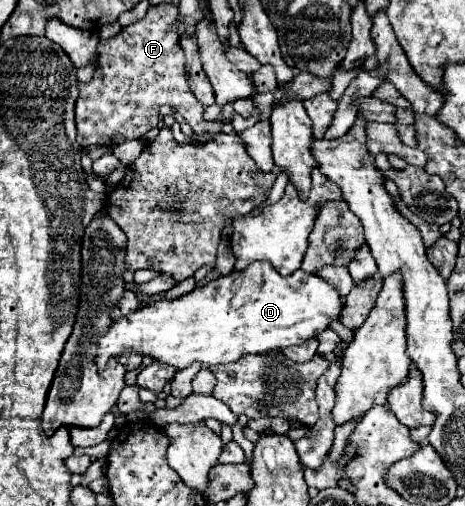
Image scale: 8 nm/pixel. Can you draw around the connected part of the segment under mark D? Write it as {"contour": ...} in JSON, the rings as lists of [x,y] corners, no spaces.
{"contour":[[[254,261],[244,271],[232,271],[226,277],[218,277],[206,287],[194,289],[180,299],[140,307],[132,315],[118,319],[116,323],[112,323],[110,331],[102,339],[98,339],[96,365],[98,371],[102,371],[110,357],[118,357],[126,349],[150,355],[156,361],[174,365],[176,369],[184,369],[194,361],[200,361],[208,367],[218,363],[232,363],[246,353],[266,353],[274,349],[286,349],[290,345],[302,345],[306,339],[318,337],[326,327],[330,327],[332,321],[340,319],[344,309],[346,301],[342,299],[338,289],[318,275],[296,269],[290,277],[282,277],[278,271],[274,271],[272,263]]]}

